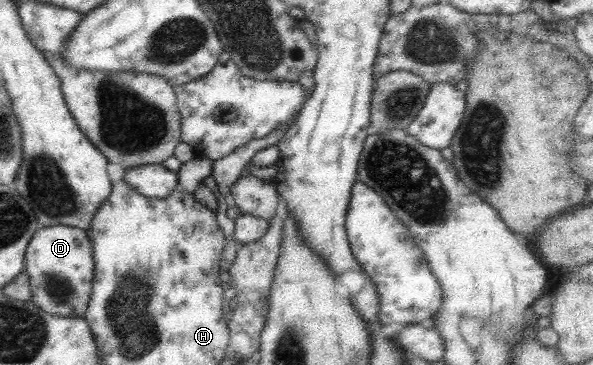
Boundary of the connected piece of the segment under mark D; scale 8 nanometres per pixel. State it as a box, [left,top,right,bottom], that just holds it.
[23,225,93,318]

